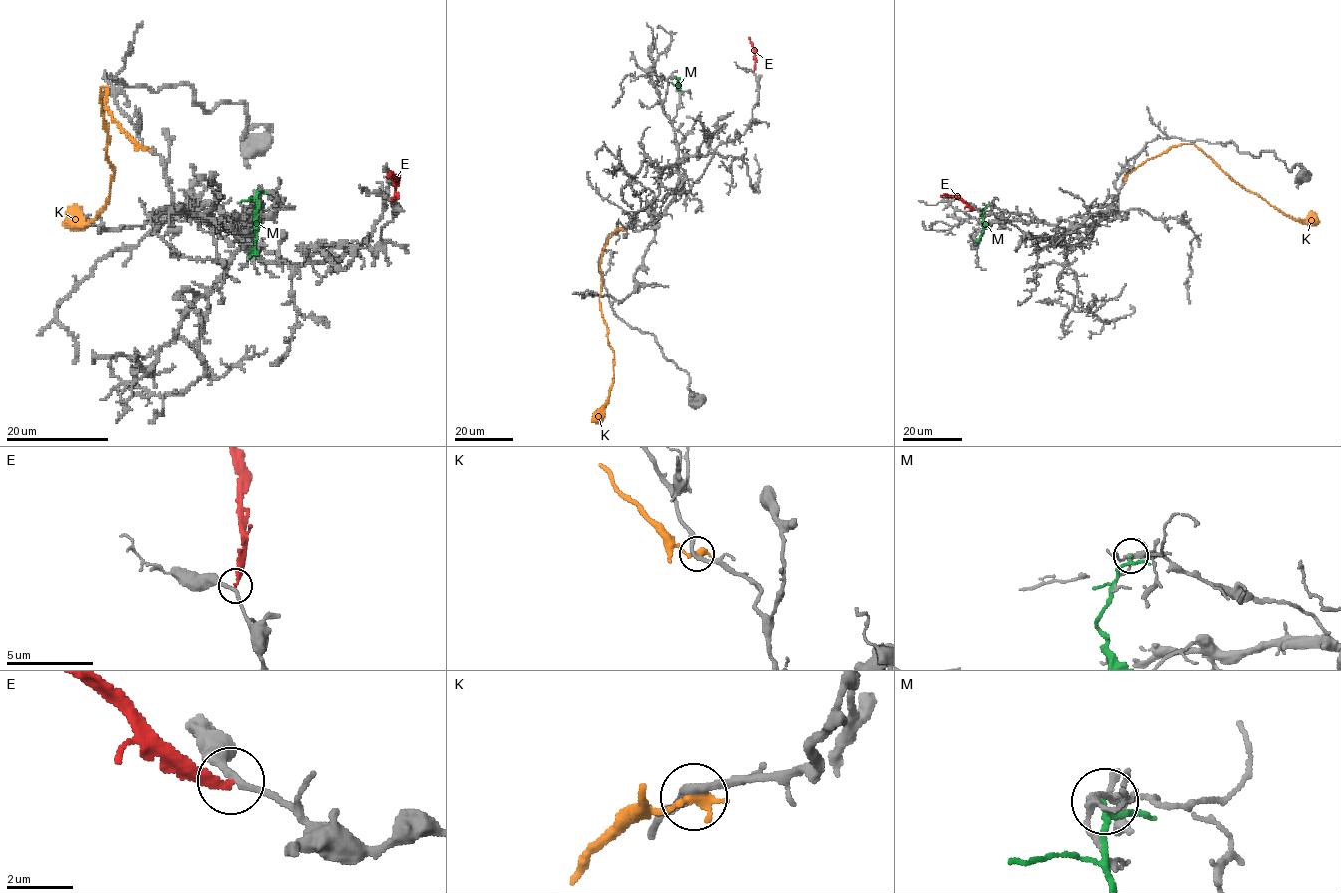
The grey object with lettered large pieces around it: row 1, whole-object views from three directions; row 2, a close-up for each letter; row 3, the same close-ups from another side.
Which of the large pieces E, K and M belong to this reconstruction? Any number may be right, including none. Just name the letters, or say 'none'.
none

